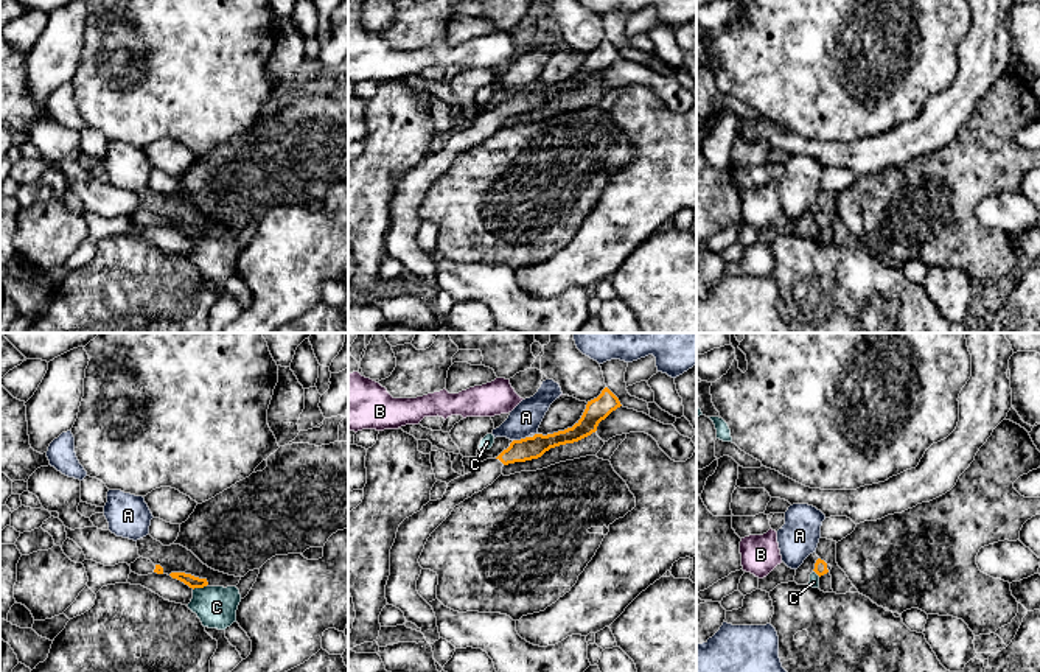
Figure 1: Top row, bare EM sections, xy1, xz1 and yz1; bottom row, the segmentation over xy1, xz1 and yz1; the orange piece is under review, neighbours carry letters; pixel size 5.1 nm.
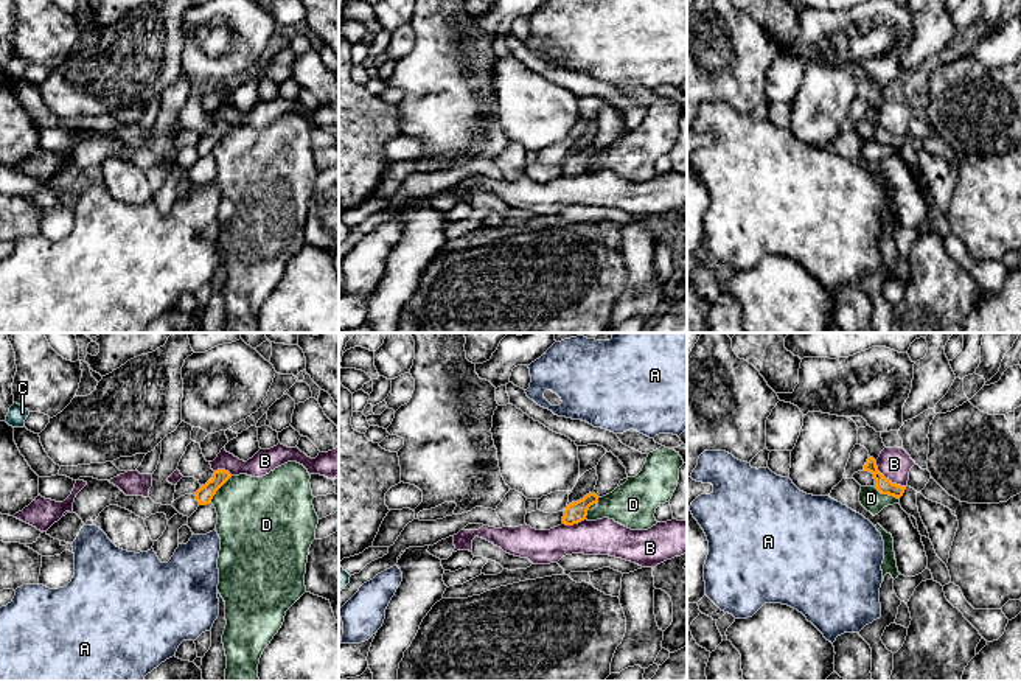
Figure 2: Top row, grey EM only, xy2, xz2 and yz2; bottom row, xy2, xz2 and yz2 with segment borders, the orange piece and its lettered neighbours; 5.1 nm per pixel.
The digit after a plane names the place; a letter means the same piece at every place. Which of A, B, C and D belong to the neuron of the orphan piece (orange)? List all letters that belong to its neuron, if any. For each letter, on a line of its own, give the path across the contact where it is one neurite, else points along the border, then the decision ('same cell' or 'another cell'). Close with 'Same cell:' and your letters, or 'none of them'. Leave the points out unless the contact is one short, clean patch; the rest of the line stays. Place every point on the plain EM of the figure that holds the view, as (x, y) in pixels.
A: along xz1 (527, 87), (513, 92) | another cell
B: another cell
C: along xy1 (205, 237), (193, 241) | another cell
D: along xy2 (232, 128), (210, 153) | another cell
Same cell: none of them

